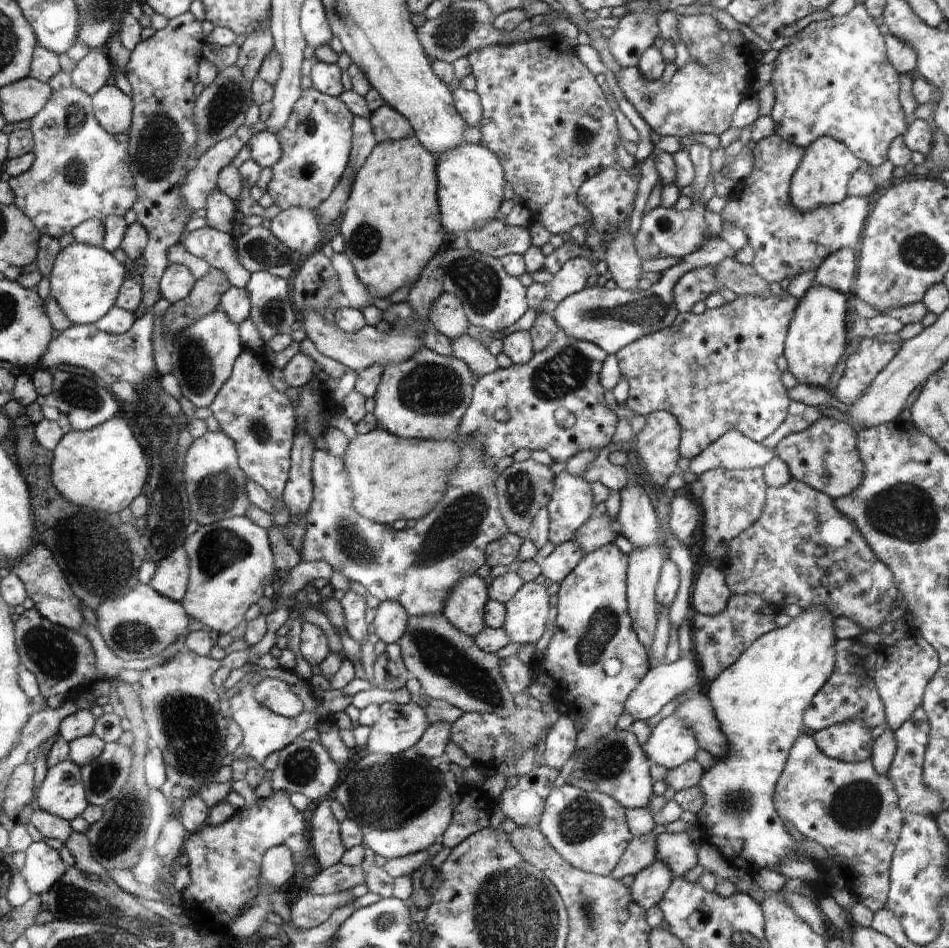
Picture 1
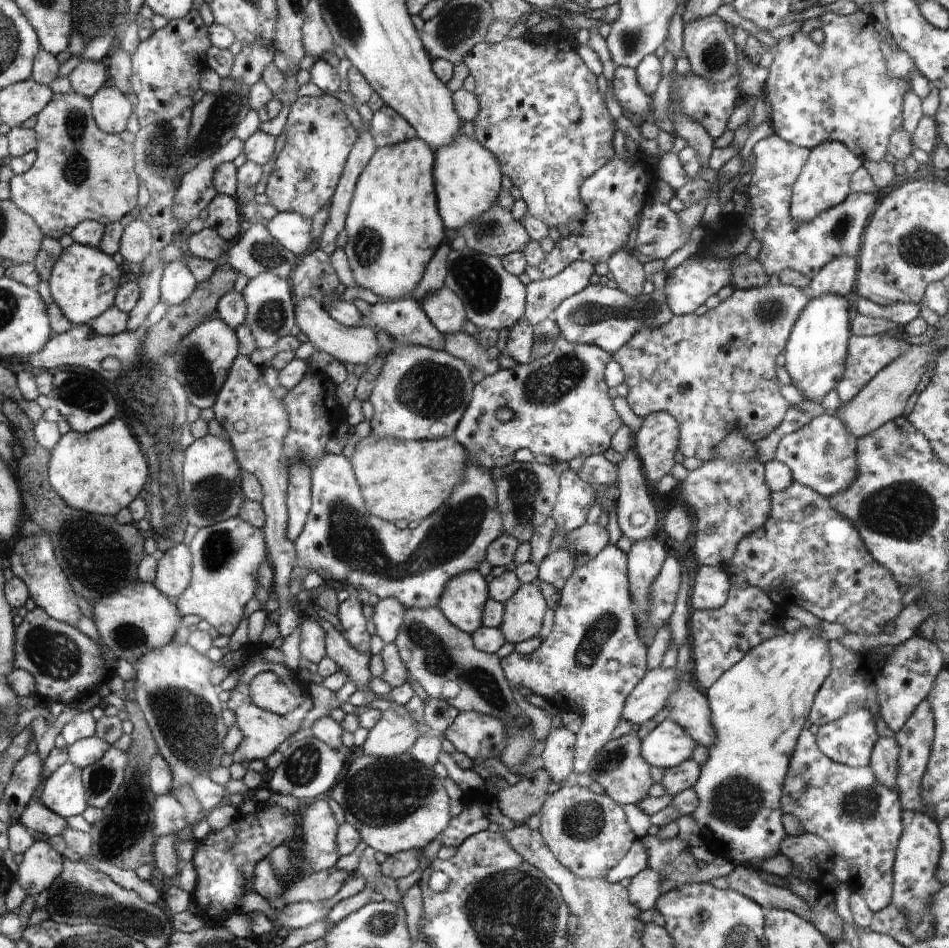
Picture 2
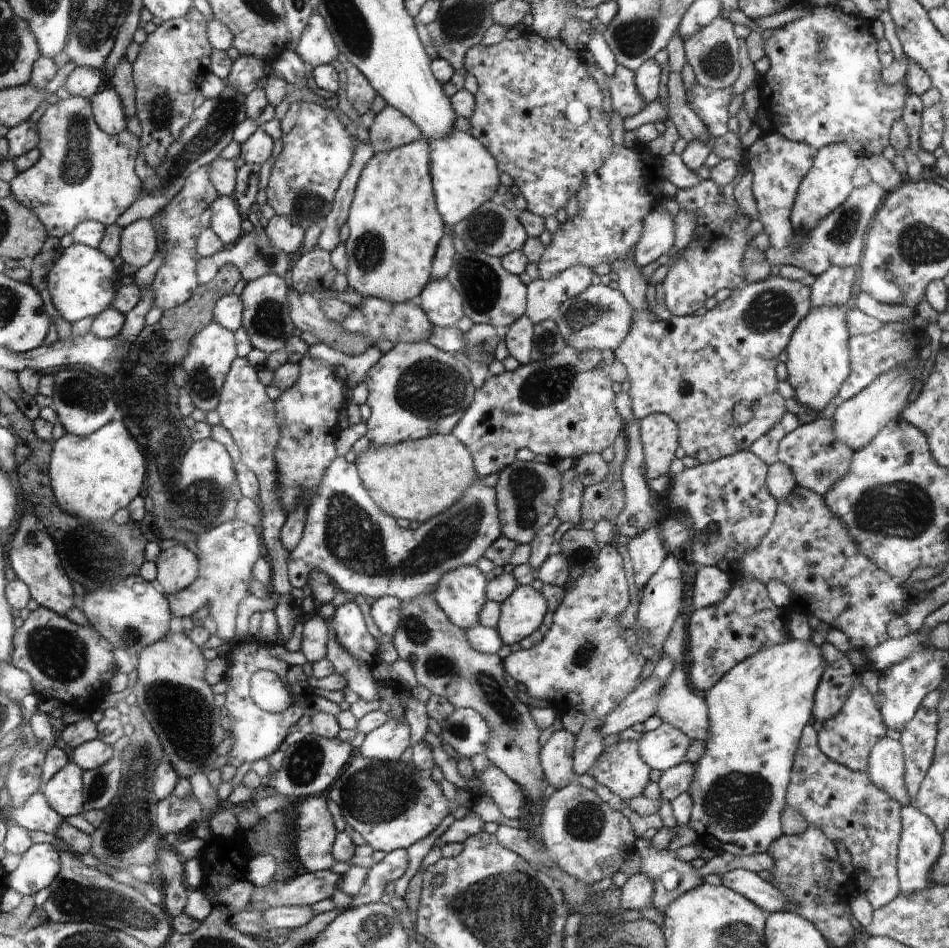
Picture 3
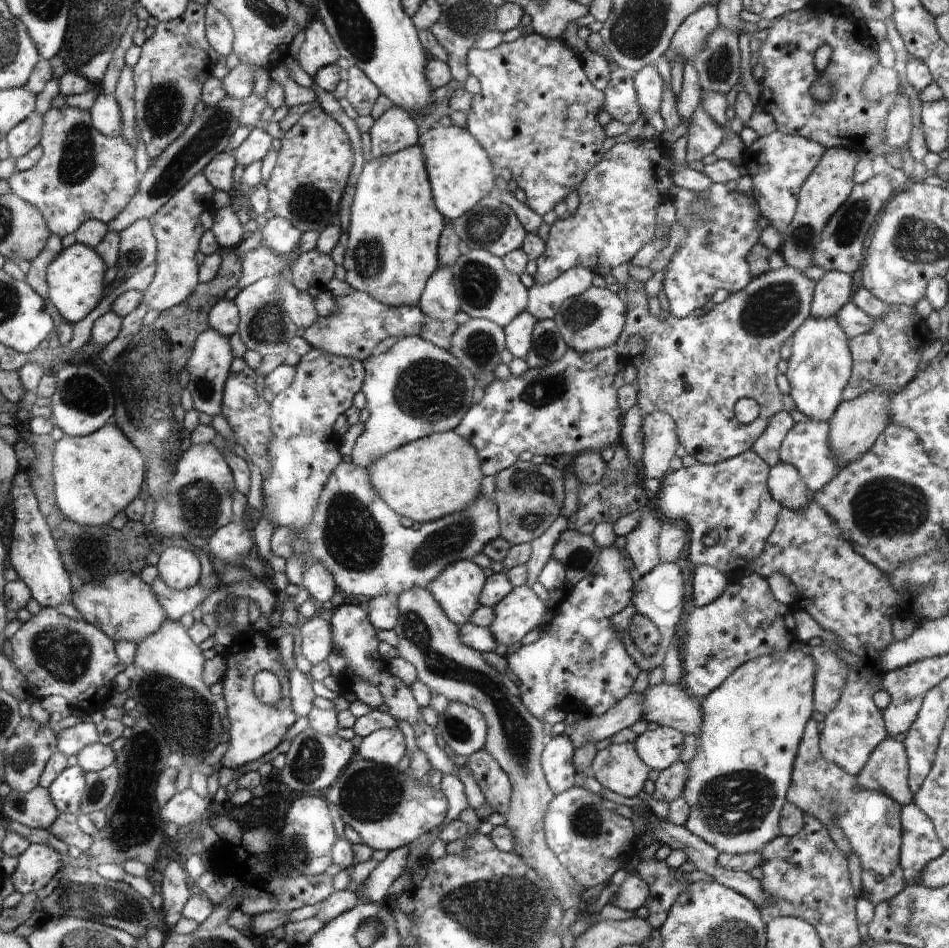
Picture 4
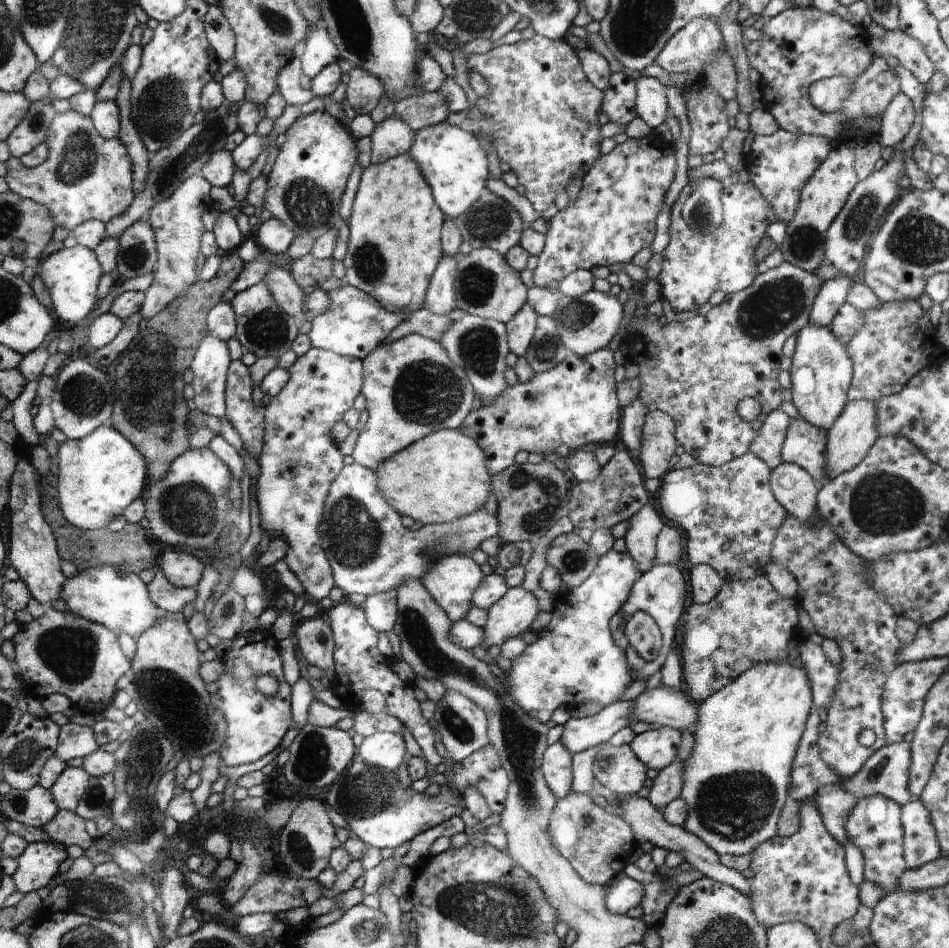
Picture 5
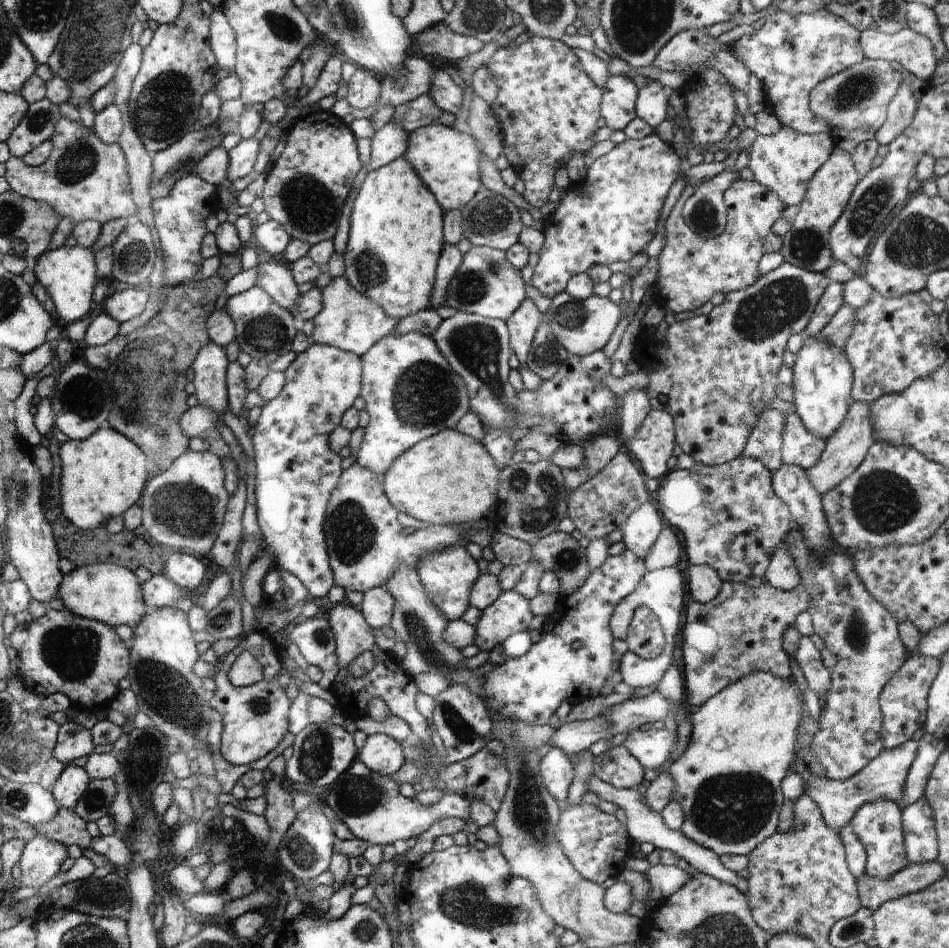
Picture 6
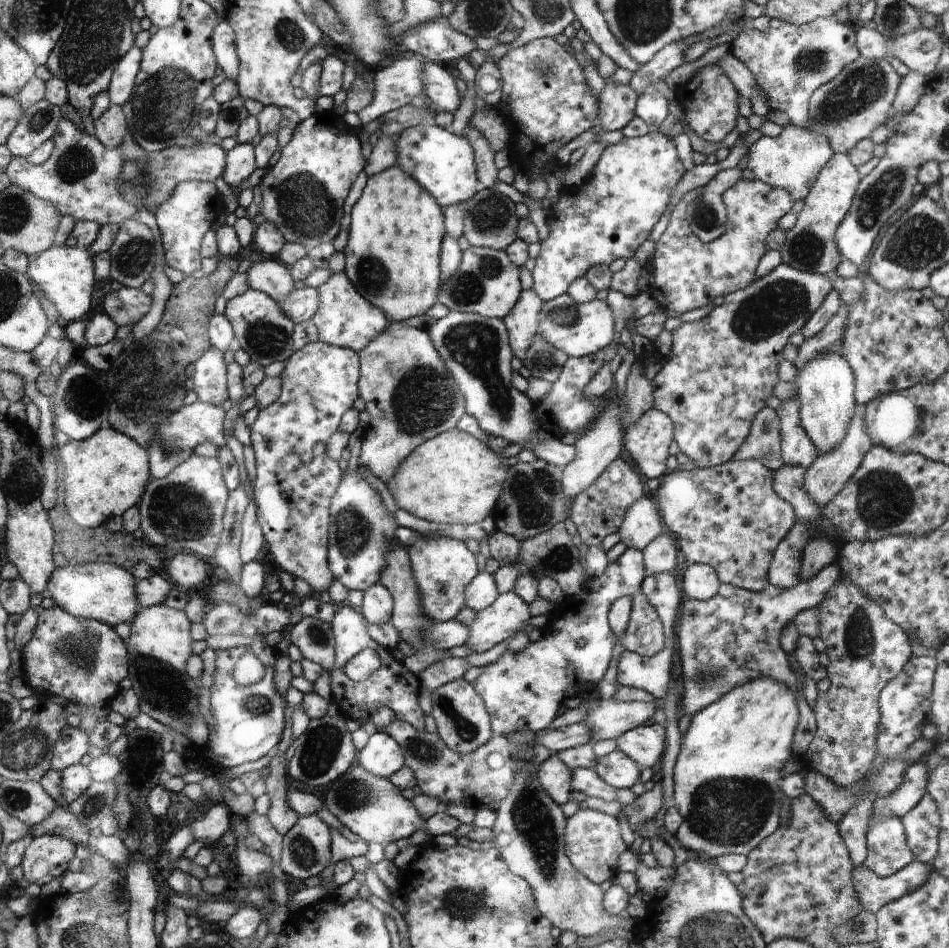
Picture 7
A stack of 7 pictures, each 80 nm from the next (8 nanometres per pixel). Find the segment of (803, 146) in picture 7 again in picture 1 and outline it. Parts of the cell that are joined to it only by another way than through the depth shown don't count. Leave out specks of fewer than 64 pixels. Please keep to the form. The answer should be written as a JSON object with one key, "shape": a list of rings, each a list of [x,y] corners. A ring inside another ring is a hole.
{"shape":[[[773,135],[760,140],[751,153],[754,162],[752,173],[732,190],[731,196],[719,214],[724,223],[740,228],[746,235],[748,246],[752,246],[754,250],[754,260],[750,262],[750,266],[754,268],[756,274],[760,274],[762,280],[766,280],[768,284],[780,283],[785,278],[792,279],[802,272],[817,270],[830,254],[837,253],[838,250],[850,248],[855,252],[858,251],[858,232],[860,236],[864,236],[862,228],[865,228],[866,216],[872,212],[869,198],[851,197],[836,205],[823,205],[817,209],[800,211],[790,201],[789,189],[792,174],[804,156],[804,147],[795,146]]]}

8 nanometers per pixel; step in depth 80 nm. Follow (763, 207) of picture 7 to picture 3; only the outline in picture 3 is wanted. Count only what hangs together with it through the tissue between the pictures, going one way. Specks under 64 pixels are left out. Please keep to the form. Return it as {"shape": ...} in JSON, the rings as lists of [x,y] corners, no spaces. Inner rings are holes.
{"shape":[[[711,179],[702,180],[690,188],[679,189],[674,199],[680,211],[696,212],[696,229],[694,241],[686,250],[682,250],[680,258],[674,260],[664,278],[662,286],[666,296],[663,302],[672,316],[689,316],[704,307],[704,302],[720,288],[734,291],[744,286],[742,256],[753,240],[748,234],[751,220],[738,210],[728,191]]]}

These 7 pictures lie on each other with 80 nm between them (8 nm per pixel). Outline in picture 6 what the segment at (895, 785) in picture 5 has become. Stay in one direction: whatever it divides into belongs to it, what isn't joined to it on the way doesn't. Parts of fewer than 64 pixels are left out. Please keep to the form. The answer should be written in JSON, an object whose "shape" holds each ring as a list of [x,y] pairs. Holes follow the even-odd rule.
{"shape":[[[916,740],[904,742],[896,748],[883,749],[882,753],[878,754],[878,757],[874,758],[874,761],[871,761],[861,773],[854,774],[854,777],[842,781],[825,777],[814,778],[814,782],[808,782],[805,786],[805,794],[808,794],[820,808],[826,826],[840,833],[866,802],[885,799],[900,805],[904,798],[904,786],[910,766],[916,758],[916,750],[918,750],[918,741]]]}

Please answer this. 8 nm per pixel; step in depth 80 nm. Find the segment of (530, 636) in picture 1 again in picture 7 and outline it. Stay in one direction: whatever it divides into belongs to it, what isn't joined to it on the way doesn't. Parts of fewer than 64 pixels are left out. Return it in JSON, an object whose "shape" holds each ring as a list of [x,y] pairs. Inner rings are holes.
{"shape":[[[514,592],[499,594],[498,598],[484,610],[480,610],[470,626],[470,638],[466,645],[475,653],[492,649],[496,644],[510,639],[528,618],[528,604]]]}

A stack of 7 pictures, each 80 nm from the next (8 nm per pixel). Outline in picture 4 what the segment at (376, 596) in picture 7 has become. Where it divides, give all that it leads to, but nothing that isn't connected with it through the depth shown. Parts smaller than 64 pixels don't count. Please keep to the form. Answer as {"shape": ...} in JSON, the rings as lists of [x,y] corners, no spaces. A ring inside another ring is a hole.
{"shape":[[[386,594],[371,599],[365,607],[368,621],[378,631],[393,630],[397,627],[400,617],[400,599],[396,594]]]}

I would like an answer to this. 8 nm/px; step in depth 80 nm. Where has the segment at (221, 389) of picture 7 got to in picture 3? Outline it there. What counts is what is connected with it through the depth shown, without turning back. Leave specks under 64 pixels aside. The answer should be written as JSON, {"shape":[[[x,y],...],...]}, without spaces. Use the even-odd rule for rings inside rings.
{"shape":[[[211,321],[190,340],[188,352],[179,366],[186,371],[184,389],[188,392],[195,408],[199,408],[205,414],[217,410],[224,380],[236,358],[234,334],[226,330],[221,323]]]}

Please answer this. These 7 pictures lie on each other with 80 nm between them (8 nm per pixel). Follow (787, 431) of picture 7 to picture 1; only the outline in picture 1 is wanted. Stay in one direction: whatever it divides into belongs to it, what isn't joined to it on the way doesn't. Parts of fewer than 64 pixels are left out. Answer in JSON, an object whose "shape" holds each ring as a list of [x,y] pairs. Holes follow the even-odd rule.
{"shape":[[[822,417],[810,428],[780,440],[772,454],[788,466],[793,479],[829,495],[836,502],[838,498],[859,489],[865,480],[865,462],[858,451],[857,442],[857,431],[853,425],[838,422],[833,417]]]}

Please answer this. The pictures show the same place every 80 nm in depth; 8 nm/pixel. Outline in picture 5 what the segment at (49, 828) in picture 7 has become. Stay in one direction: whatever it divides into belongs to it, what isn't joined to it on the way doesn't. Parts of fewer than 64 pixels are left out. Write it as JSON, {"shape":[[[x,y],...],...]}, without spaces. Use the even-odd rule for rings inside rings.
{"shape":[[[62,811],[43,827],[43,831],[58,845],[76,845],[86,851],[93,847],[94,840],[86,832],[84,822],[75,812]]]}

